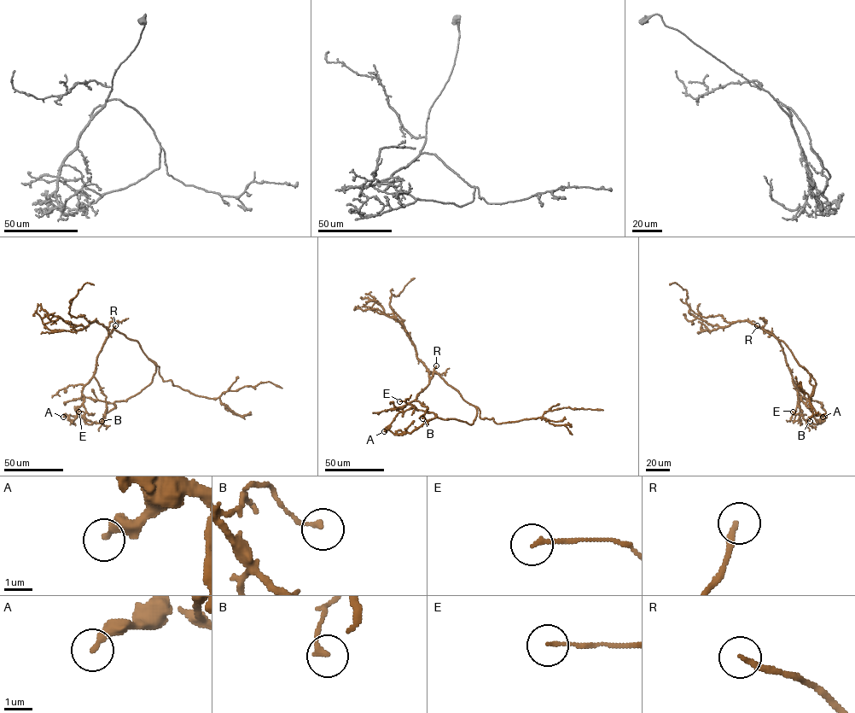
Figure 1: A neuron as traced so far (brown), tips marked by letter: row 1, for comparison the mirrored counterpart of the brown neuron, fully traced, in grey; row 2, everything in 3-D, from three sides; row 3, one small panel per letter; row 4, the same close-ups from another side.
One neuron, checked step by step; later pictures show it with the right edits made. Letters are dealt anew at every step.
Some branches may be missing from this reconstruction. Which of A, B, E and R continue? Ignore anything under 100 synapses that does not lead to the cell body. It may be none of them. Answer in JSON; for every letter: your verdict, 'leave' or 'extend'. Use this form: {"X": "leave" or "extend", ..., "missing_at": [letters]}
{"A": "leave", "B": "leave", "E": "leave", "R": "extend", "missing_at": ["R"]}

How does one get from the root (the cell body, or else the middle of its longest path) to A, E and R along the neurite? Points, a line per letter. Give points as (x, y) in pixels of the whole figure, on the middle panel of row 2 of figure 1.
A: (457, 391), (476, 408), (472, 423), (435, 415), (410, 433), (384, 431)
E: (457, 391), (434, 371), (429, 383), (415, 400), (403, 406), (405, 406), (407, 402), (399, 401)
R: (457, 391), (434, 371), (436, 365)

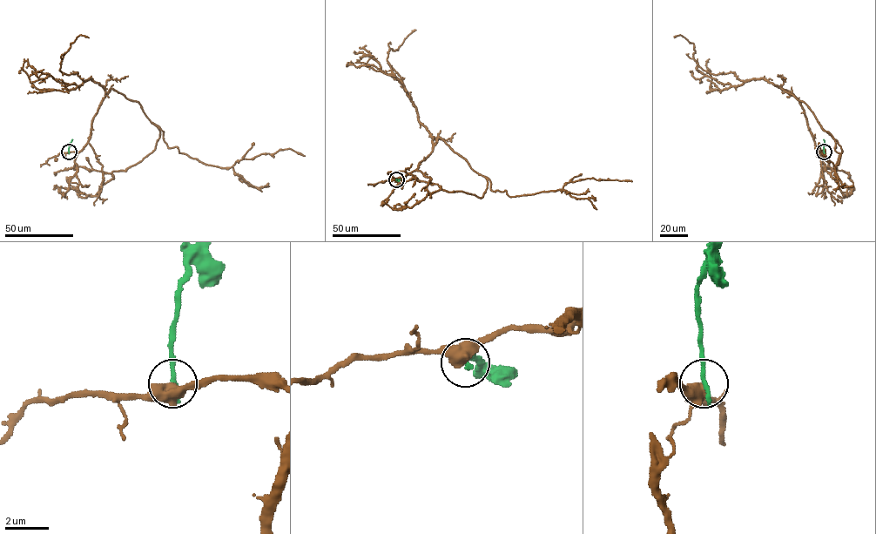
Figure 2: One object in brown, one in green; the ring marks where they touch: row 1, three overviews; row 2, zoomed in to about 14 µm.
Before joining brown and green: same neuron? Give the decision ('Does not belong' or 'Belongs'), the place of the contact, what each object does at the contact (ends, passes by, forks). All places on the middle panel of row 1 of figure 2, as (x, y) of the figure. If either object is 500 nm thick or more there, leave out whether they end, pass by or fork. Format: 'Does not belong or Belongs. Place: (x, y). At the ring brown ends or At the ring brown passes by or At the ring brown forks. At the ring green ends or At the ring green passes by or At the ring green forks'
Does not belong. Place: (396, 179)

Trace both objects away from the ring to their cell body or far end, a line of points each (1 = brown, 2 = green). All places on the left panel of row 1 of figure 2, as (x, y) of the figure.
1: (69, 152), (74, 167), (125, 171), (155, 149), (158, 125), (168, 148), (222, 167), (280, 150), (304, 156)
2: (69, 152), (72, 139)

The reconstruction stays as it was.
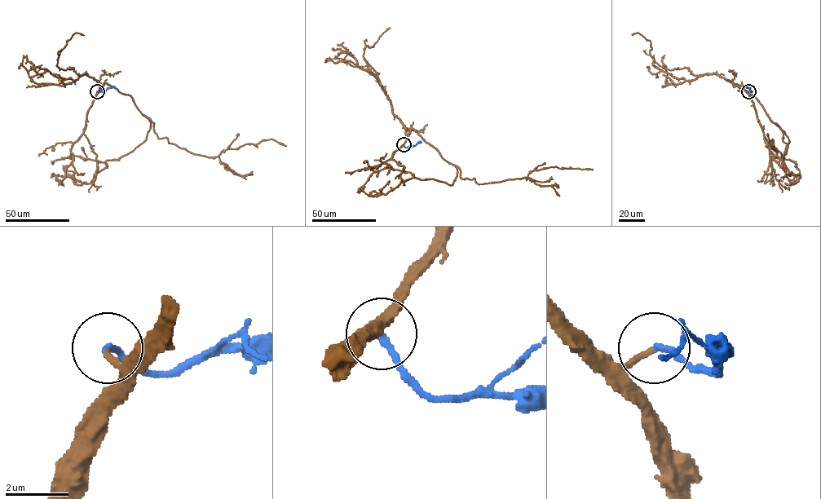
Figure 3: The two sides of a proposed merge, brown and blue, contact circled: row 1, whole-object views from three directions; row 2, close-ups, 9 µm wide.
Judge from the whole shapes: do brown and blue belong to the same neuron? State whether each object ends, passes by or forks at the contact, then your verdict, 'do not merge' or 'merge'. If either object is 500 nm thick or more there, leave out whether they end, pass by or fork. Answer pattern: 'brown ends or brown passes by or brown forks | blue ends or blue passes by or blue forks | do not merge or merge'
brown ends | blue ends | merge

